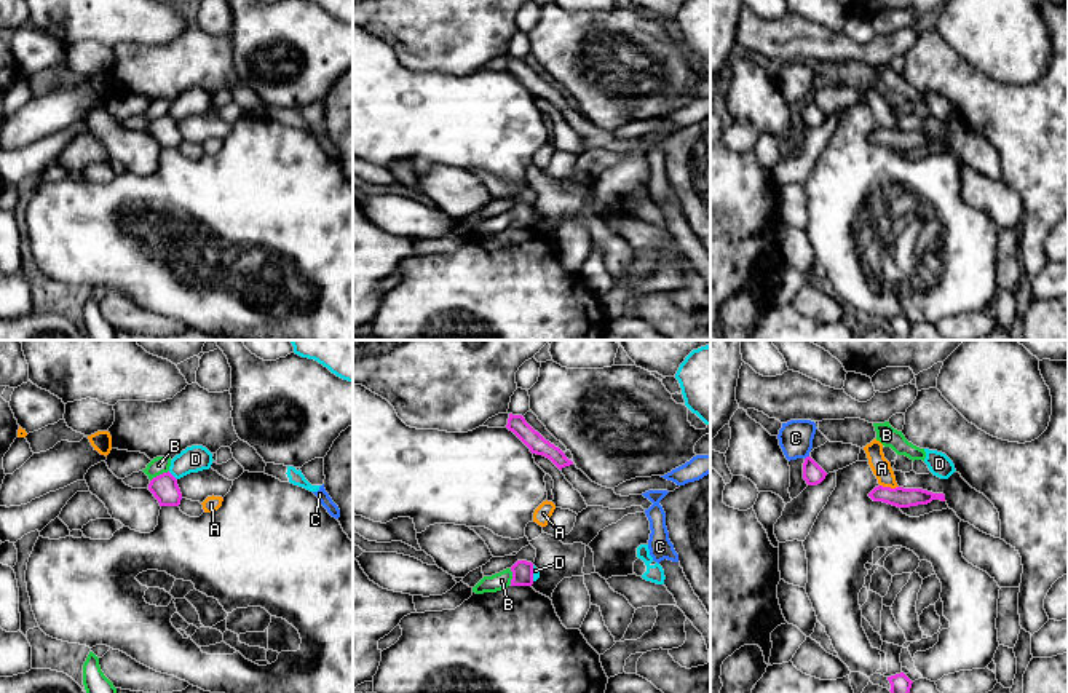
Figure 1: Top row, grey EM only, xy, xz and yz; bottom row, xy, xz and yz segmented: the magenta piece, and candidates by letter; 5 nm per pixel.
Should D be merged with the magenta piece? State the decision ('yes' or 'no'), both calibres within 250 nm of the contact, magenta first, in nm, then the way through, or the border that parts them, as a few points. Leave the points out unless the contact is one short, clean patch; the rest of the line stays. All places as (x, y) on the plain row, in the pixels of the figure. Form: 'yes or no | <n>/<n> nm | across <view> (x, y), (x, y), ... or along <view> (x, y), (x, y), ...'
no | 140/130 nm | along xy (168, 114), (176, 122)

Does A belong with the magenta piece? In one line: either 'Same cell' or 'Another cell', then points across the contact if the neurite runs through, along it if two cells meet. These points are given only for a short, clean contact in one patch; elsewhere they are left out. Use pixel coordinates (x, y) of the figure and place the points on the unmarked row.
Another cell. Boundary: yz (880, 126), (897, 130)

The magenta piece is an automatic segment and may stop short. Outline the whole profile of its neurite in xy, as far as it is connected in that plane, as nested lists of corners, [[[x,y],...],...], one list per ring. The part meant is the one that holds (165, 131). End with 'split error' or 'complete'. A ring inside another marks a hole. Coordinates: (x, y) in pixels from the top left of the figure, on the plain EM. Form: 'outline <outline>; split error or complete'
outline [[[168,113],[153,120],[148,126],[148,133],[158,142],[160,148],[179,148],[182,142],[177,121]]]; complete

